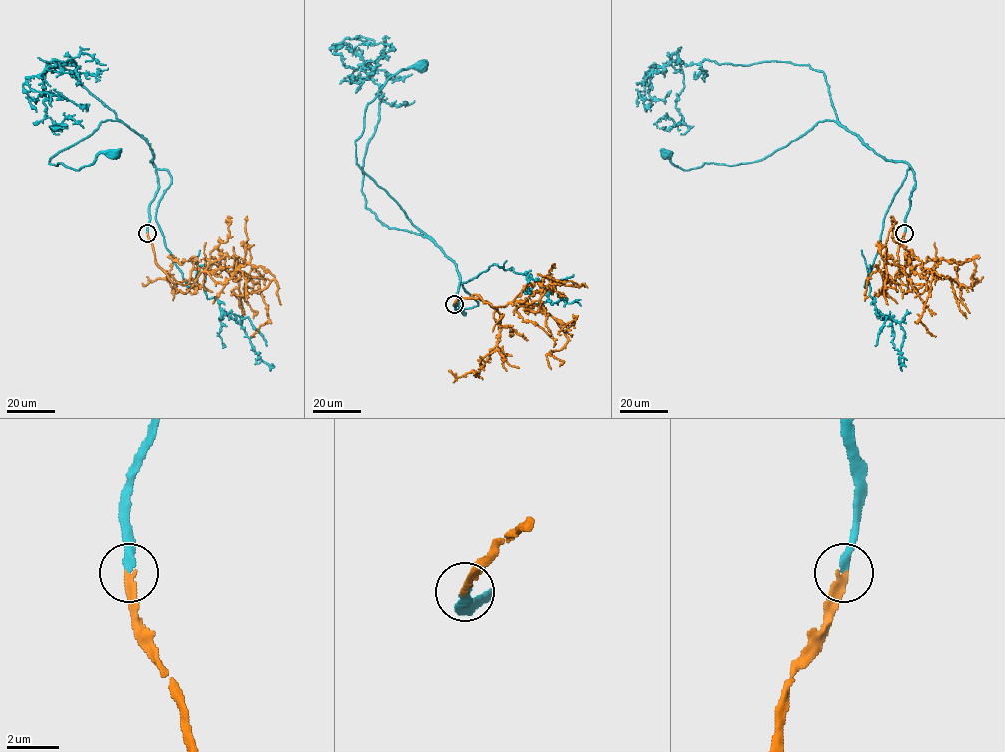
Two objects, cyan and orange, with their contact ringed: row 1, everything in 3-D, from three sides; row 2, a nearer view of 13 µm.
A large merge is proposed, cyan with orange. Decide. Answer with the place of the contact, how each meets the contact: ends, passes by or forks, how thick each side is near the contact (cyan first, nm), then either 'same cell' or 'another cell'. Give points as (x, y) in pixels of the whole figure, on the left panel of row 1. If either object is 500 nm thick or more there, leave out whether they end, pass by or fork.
(147, 233) | cyan ends | orange ends | 260/280 nm | same cell

